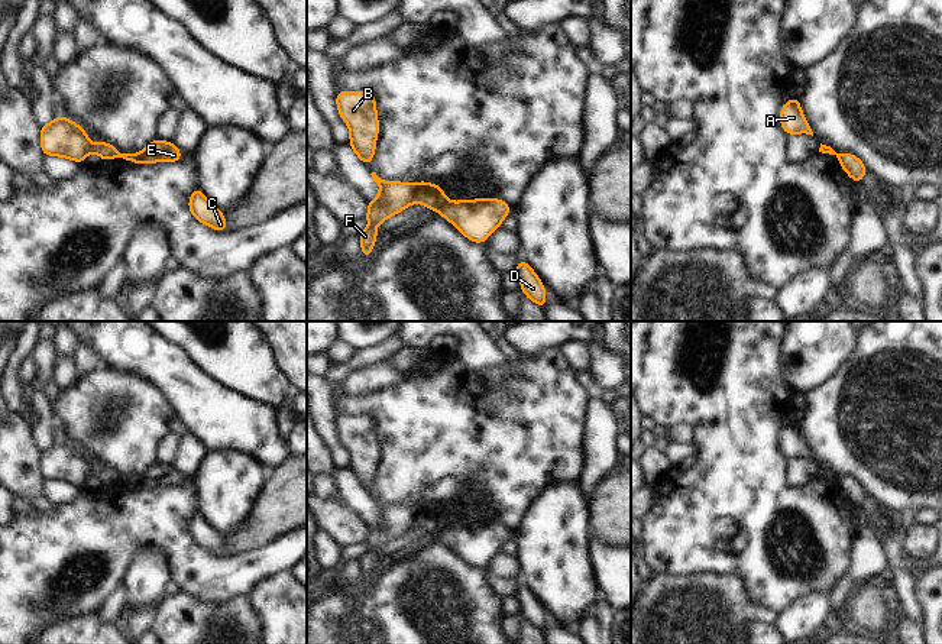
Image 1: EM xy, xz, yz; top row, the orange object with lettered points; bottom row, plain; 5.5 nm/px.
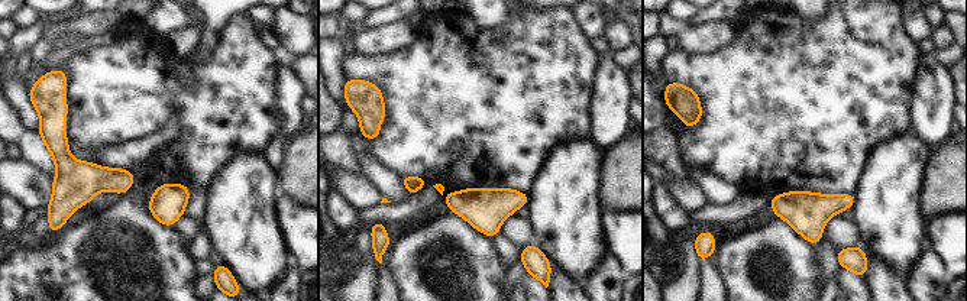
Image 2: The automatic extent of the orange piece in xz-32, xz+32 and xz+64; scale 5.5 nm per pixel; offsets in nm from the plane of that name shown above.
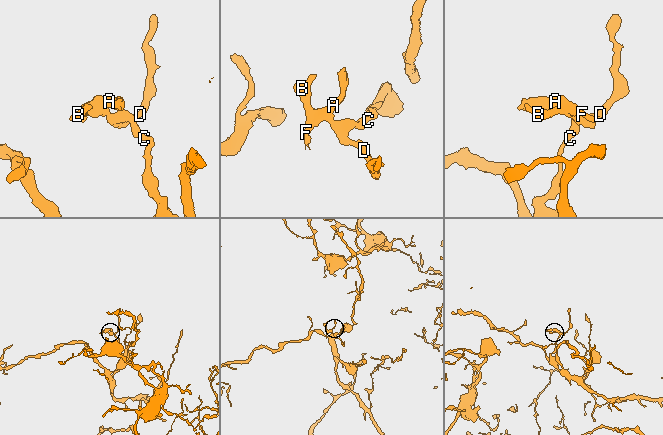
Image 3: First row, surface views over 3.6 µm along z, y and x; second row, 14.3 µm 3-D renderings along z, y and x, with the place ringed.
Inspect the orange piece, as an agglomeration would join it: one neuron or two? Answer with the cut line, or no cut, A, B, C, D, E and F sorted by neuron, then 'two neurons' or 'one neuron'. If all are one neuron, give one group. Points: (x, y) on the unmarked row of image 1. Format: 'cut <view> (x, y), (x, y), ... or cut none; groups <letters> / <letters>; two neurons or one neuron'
cut xz (446, 526), (434, 534); groups A B F / C D E; two neurons

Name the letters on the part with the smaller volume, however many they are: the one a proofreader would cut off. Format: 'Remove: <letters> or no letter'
Remove: A, B, F

